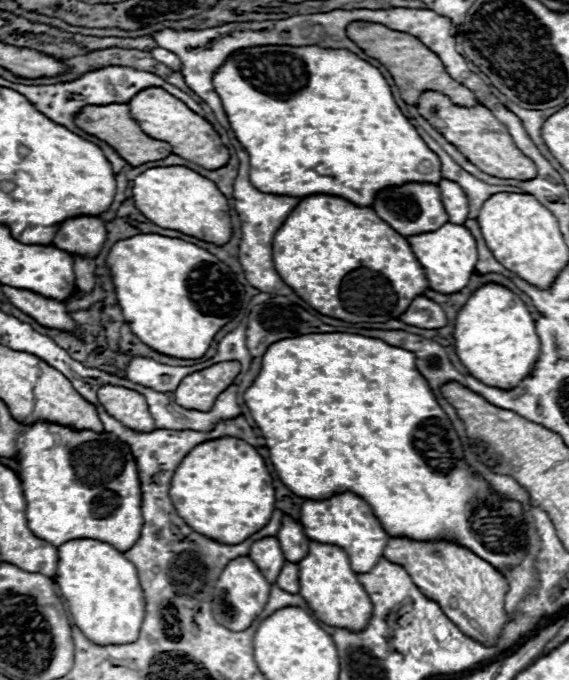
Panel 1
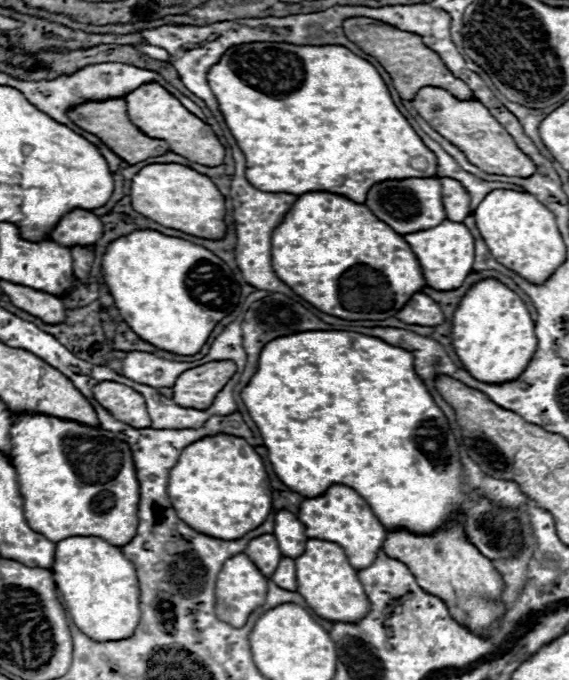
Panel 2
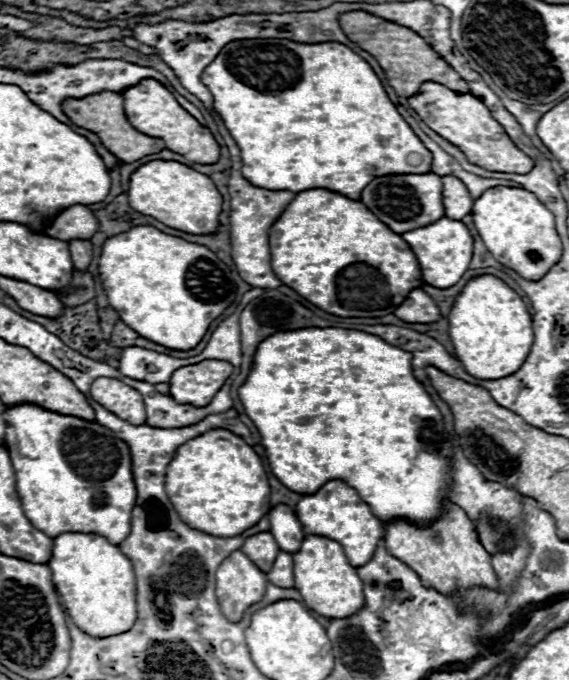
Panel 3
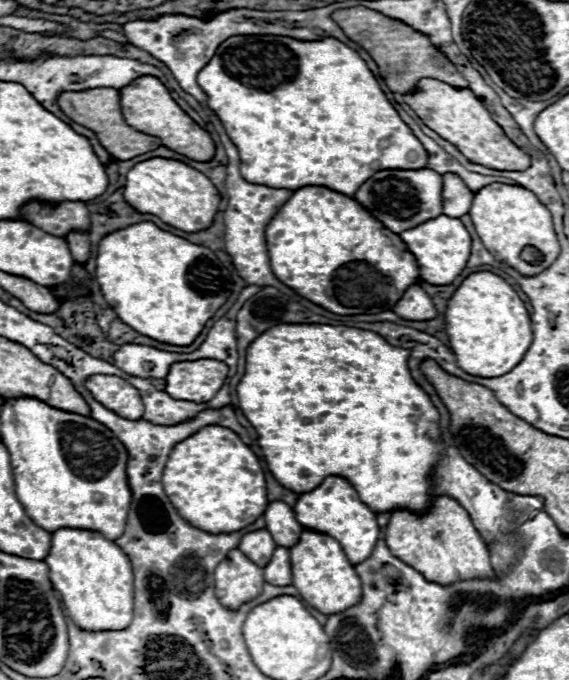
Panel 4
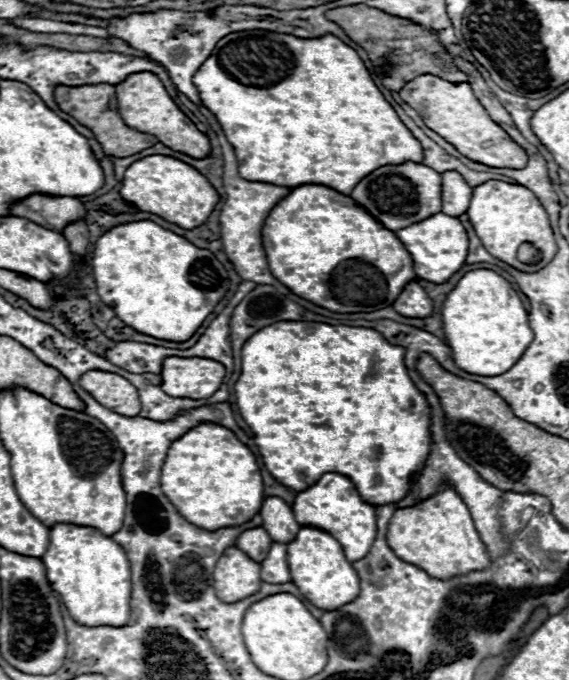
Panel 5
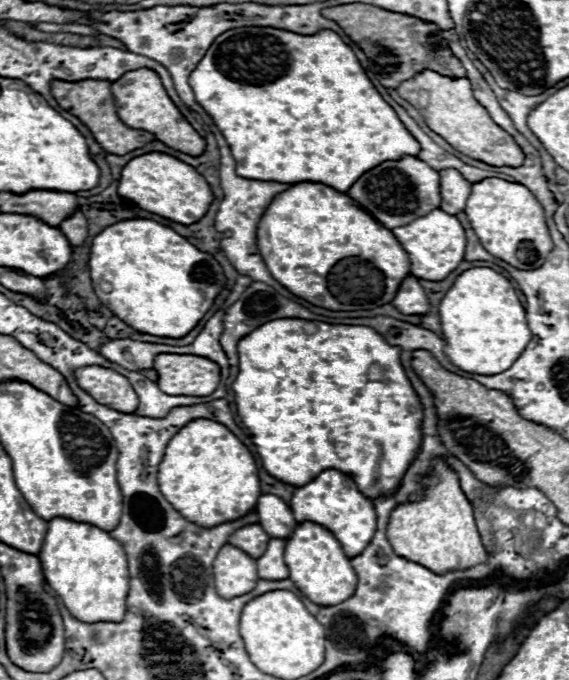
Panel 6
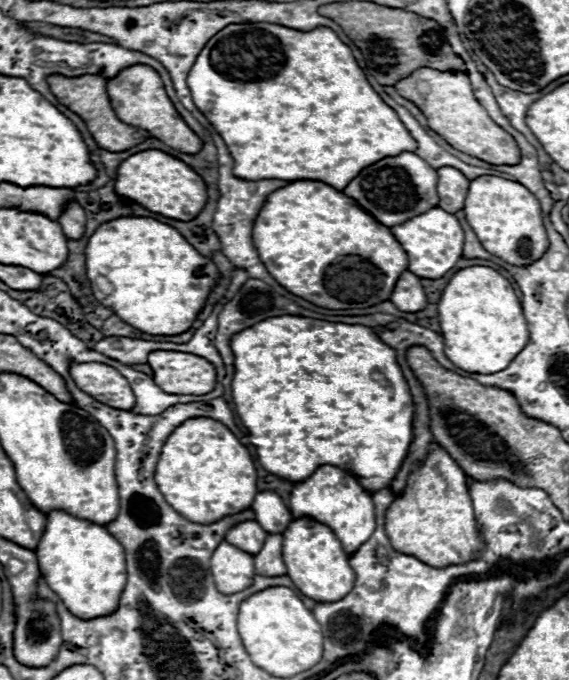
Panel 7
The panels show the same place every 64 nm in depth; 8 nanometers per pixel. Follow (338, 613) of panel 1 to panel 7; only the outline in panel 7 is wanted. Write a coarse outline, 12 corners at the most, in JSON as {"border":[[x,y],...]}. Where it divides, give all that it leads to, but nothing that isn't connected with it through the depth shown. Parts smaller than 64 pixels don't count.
{"border":[[312,518],[282,534],[288,576],[304,596],[338,602],[356,574],[340,540]]}

